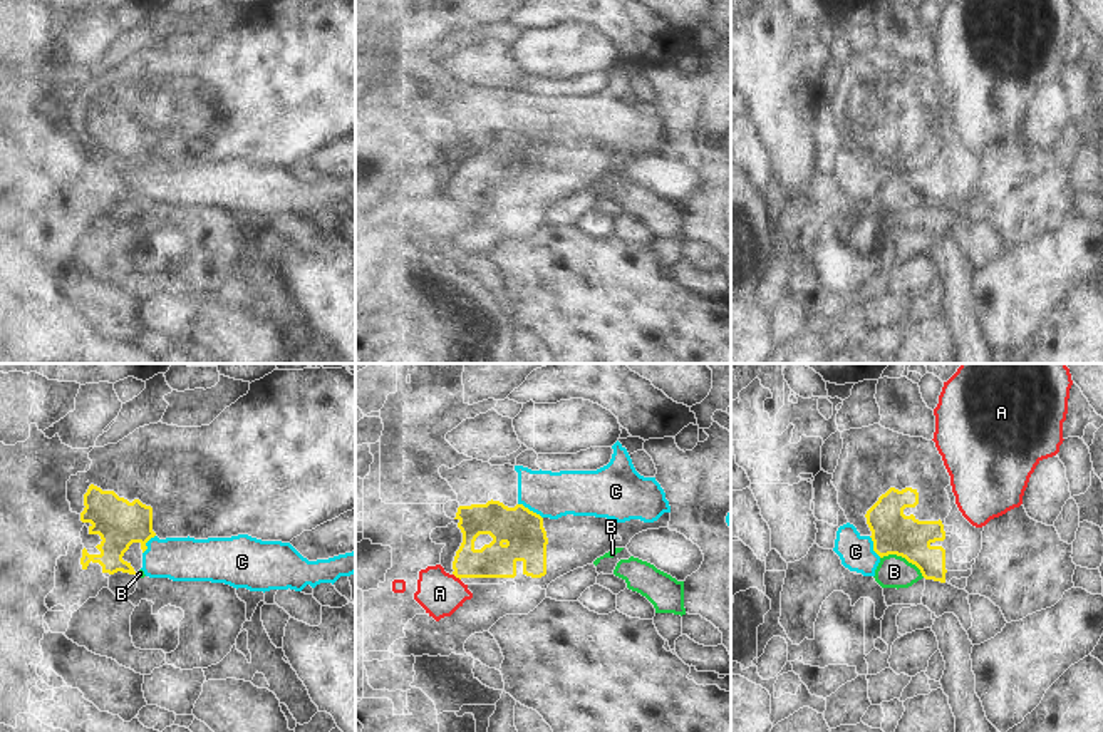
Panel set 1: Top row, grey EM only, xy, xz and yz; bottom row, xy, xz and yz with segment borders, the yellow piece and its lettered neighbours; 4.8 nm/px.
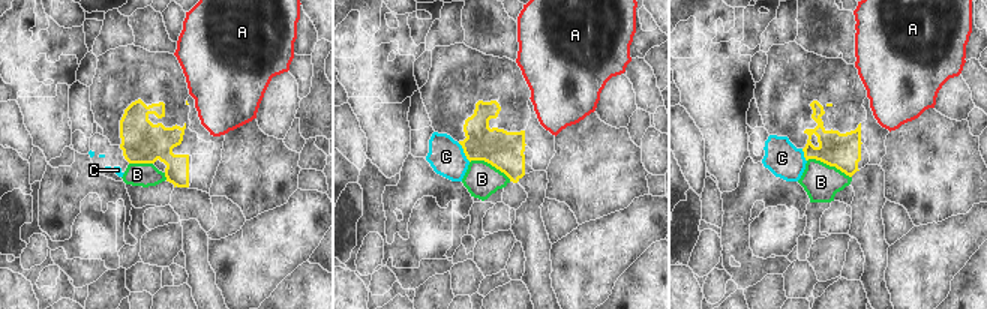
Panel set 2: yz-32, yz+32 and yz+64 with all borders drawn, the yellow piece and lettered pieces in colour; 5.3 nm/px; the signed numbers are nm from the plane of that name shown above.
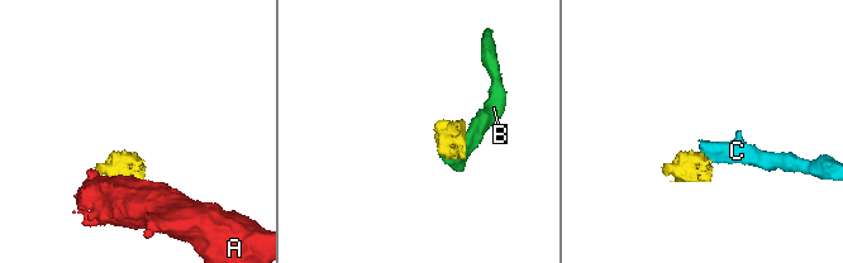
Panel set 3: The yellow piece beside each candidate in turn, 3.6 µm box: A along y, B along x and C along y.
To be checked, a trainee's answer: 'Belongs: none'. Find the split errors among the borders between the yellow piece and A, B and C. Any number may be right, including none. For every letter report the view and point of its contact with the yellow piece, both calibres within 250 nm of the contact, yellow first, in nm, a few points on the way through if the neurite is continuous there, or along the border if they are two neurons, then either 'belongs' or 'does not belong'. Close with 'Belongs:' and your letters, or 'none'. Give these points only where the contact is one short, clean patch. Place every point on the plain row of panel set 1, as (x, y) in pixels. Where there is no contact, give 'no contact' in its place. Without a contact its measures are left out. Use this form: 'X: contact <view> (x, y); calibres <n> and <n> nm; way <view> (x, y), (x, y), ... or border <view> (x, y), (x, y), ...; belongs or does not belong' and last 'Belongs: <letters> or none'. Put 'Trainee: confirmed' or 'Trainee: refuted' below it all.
A: contact xz (456, 201); calibres 170 and 220 nm; border xz (453, 198), (460, 205); does not belong
B: contact yz (904, 181); calibres 200 and 160 nm; border yz (880, 181), (901, 180), (924, 201); does not belong
C: contact xz (528, 134); calibres 200 and 220 nm; border xz (518, 128), (542, 143); does not belong
Belongs: none
Trainee: confirmed

